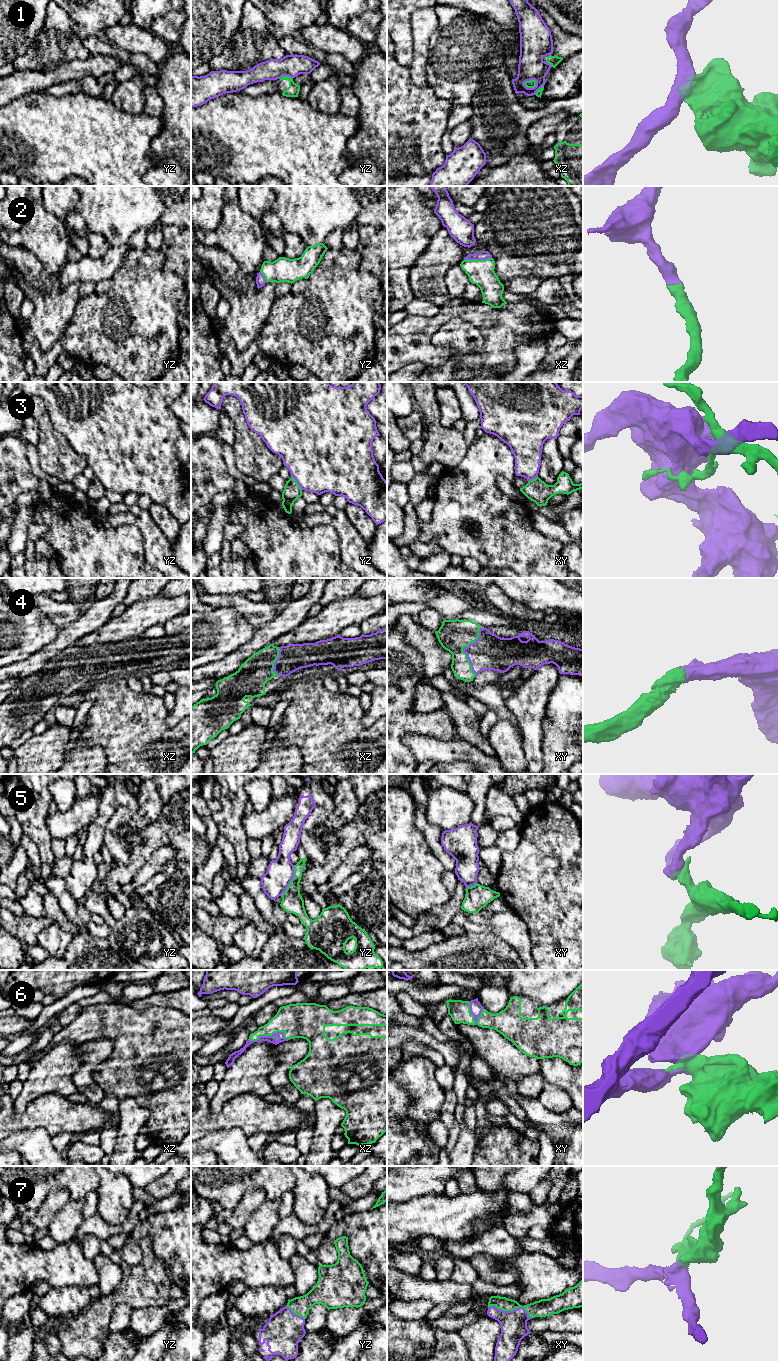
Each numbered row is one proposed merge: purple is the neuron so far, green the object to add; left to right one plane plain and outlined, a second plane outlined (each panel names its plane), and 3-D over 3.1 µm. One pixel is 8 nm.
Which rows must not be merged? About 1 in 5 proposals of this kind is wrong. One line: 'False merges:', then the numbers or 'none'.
False merges: 1, 3, 5

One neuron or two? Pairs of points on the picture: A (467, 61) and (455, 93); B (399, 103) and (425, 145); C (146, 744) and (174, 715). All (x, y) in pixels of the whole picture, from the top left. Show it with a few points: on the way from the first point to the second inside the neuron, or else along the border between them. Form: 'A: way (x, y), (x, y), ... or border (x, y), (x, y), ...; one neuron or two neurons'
A: way (459, 69), (456, 72), (456, 85); one neuron
B: way (410, 114), (419, 122), (420, 134); one neuron
C: border (180, 720), (174, 725), (167, 725), (165, 723); two neurons

